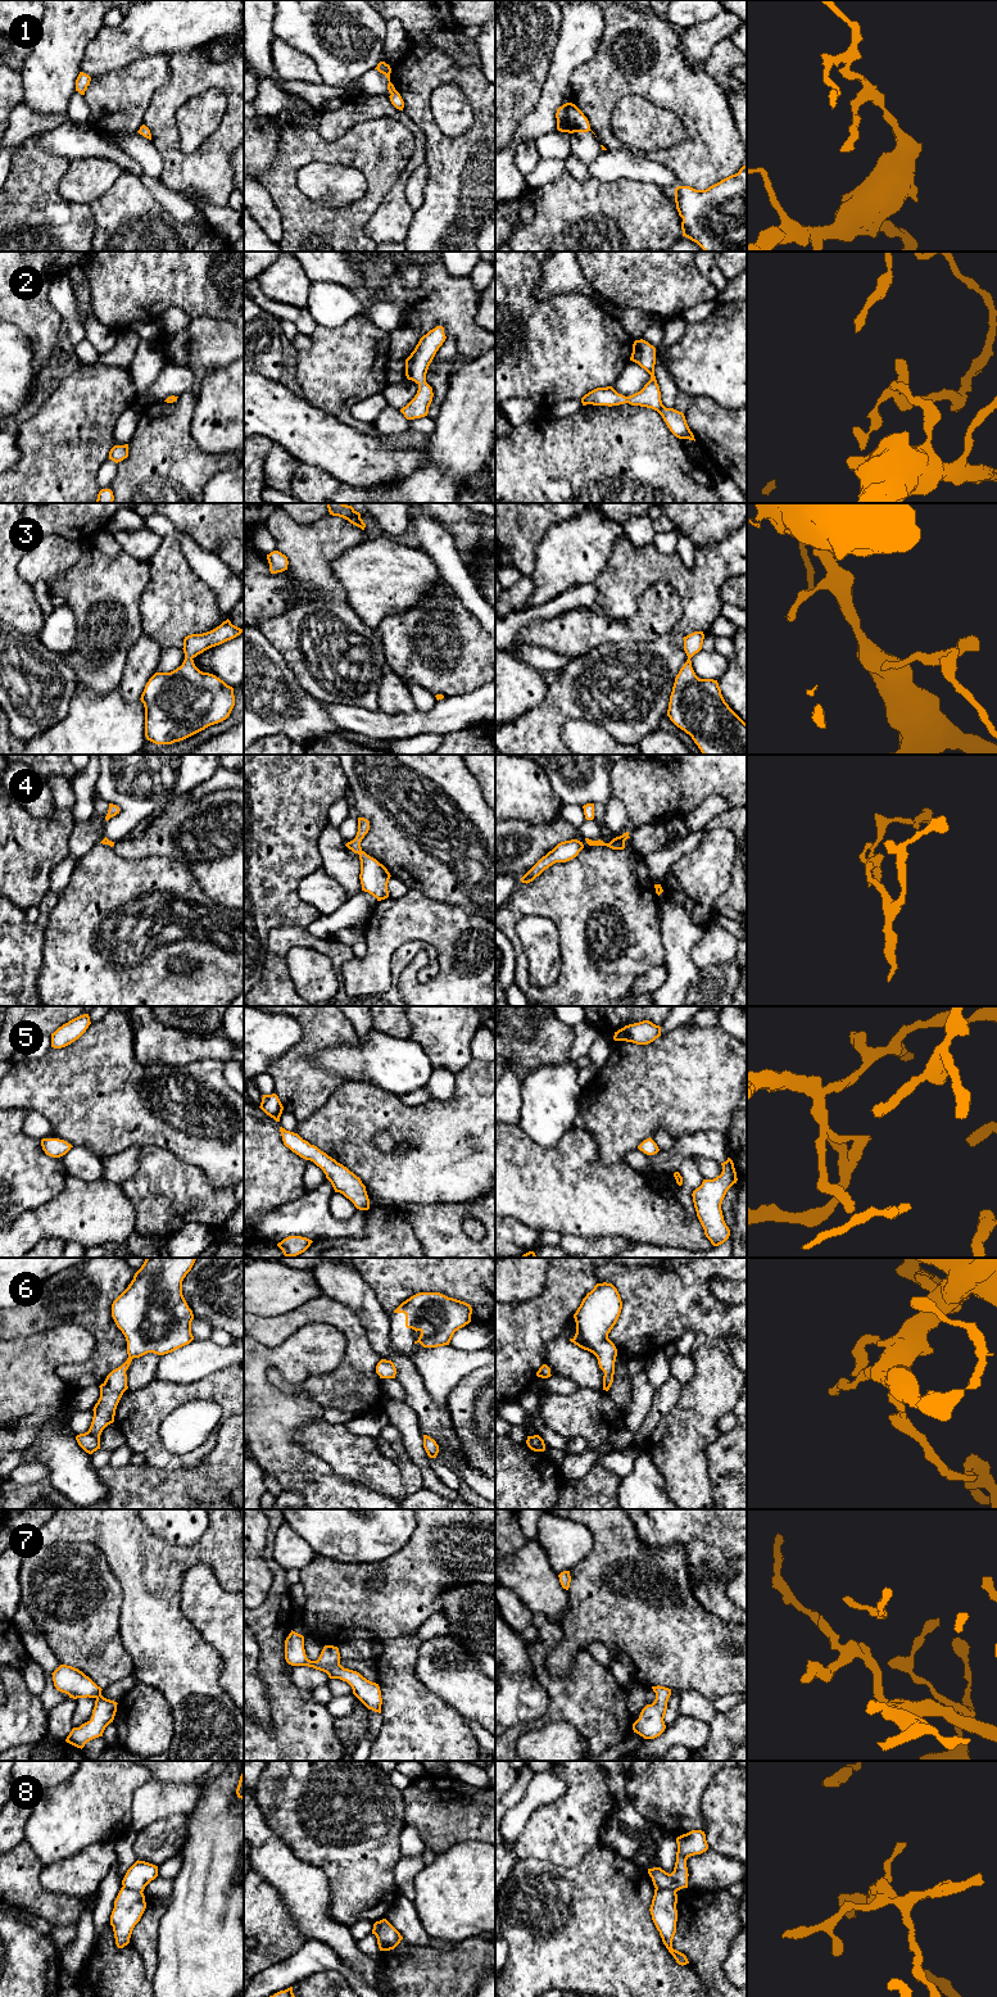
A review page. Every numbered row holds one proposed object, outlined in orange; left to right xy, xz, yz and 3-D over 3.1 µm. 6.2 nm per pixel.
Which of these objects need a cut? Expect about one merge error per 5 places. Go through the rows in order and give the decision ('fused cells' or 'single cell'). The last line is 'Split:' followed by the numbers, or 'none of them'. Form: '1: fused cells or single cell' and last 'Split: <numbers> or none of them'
1: single cell
2: single cell
3: single cell
4: single cell
5: single cell
6: single cell
7: single cell
8: fused cells
Split: 8

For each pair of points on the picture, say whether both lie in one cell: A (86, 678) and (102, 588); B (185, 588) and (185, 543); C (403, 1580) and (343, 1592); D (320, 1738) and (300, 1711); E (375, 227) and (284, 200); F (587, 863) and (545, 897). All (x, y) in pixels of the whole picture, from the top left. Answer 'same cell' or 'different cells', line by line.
A: same cell
B: different cells
C: same cell
D: same cell
E: different cells
F: same cell

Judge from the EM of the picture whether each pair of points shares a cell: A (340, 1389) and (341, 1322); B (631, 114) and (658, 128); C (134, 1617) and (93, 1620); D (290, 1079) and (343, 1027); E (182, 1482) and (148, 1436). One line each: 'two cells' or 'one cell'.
A: one cell
B: one cell
C: two cells
D: one cell
E: two cells

